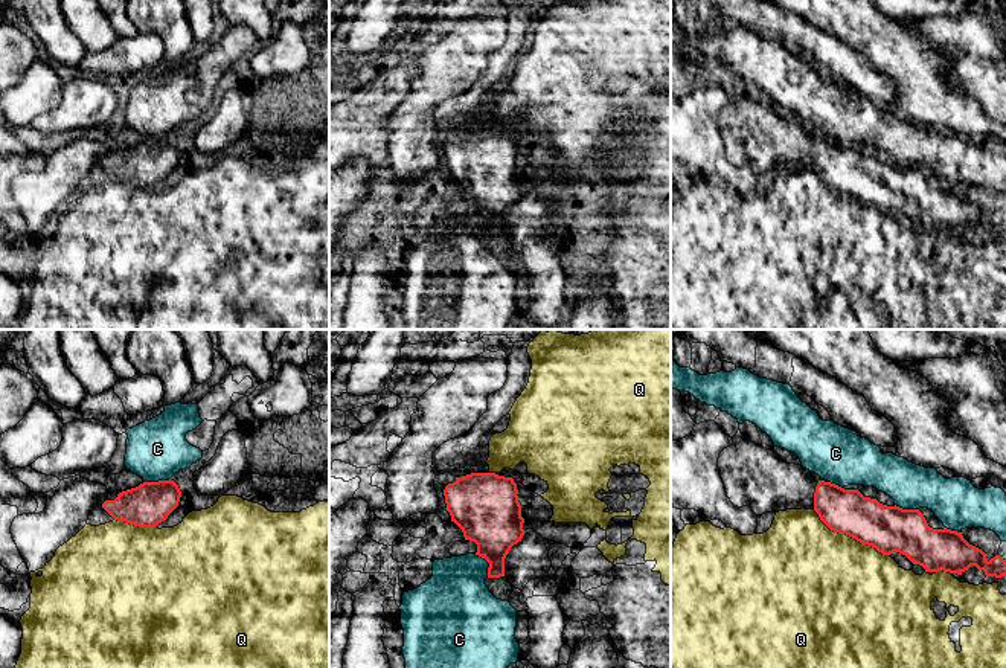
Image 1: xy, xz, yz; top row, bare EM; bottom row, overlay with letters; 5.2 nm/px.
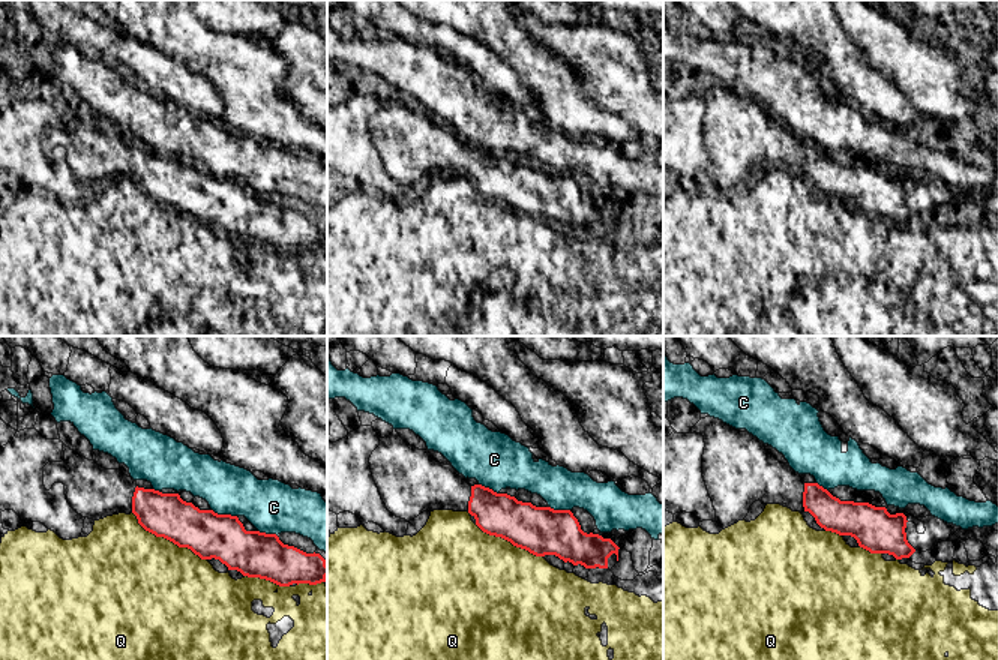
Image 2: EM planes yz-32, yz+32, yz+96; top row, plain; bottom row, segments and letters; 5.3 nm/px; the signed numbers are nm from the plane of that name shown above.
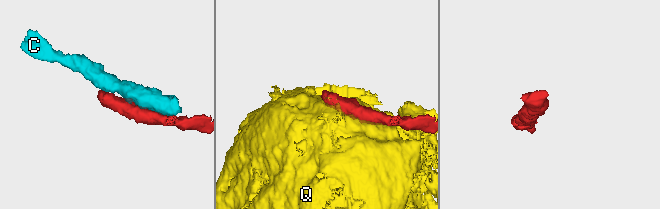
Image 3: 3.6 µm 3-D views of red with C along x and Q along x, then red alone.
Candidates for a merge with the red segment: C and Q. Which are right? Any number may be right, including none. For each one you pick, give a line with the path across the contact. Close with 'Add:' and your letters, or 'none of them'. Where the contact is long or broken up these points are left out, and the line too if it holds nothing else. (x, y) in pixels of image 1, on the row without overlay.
Add: none of them

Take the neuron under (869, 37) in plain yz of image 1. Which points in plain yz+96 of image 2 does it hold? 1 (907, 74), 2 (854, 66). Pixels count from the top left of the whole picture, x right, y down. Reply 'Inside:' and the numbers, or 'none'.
Inside: 2

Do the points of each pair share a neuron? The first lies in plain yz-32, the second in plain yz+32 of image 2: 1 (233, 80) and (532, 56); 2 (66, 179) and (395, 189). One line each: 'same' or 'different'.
1: same
2: same

